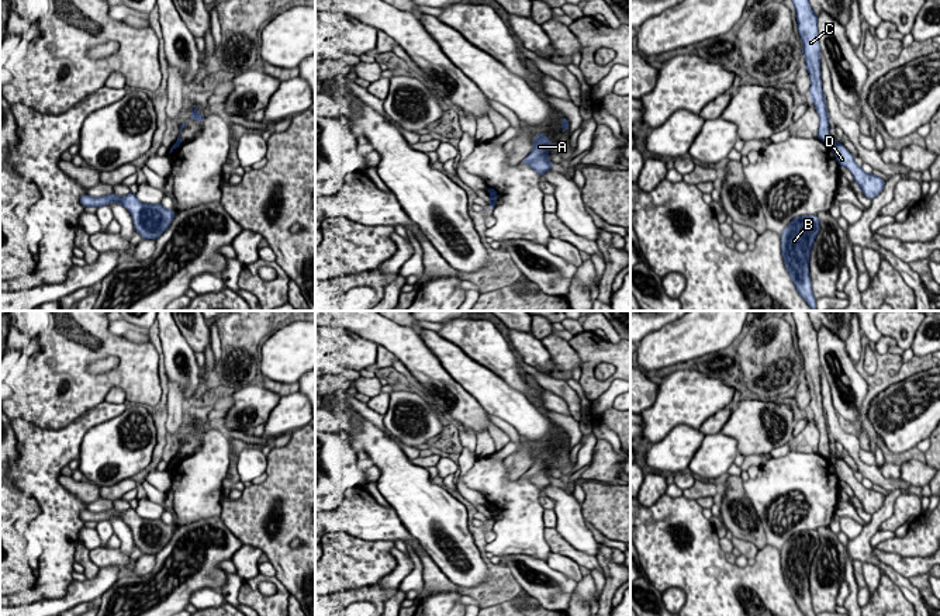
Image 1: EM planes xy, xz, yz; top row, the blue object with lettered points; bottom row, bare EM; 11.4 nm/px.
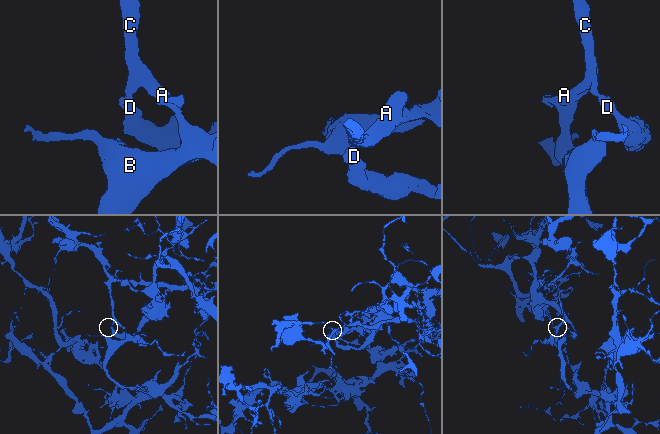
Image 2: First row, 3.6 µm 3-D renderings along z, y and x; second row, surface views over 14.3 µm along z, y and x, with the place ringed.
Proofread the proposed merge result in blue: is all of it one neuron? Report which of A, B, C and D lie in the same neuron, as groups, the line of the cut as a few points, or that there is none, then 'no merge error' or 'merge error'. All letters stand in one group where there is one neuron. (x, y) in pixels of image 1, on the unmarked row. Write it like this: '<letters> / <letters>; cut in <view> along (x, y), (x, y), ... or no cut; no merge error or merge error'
A B C / D; cut in xz along (491, 508), (496, 509); merge error

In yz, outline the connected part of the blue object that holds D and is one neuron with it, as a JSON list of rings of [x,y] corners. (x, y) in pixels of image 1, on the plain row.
[[[830,456],[829,461],[833,464],[839,481],[844,481],[851,487],[854,496],[861,502],[864,512],[872,515],[882,506],[885,495],[872,488],[868,489],[863,482],[857,481],[854,471],[841,460],[841,457]]]

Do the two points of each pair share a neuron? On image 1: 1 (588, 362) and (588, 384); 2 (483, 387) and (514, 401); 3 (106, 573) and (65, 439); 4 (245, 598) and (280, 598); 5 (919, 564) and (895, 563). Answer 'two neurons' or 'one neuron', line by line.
1: one neuron
2: one neuron
3: two neurons
4: one neuron
5: one neuron

